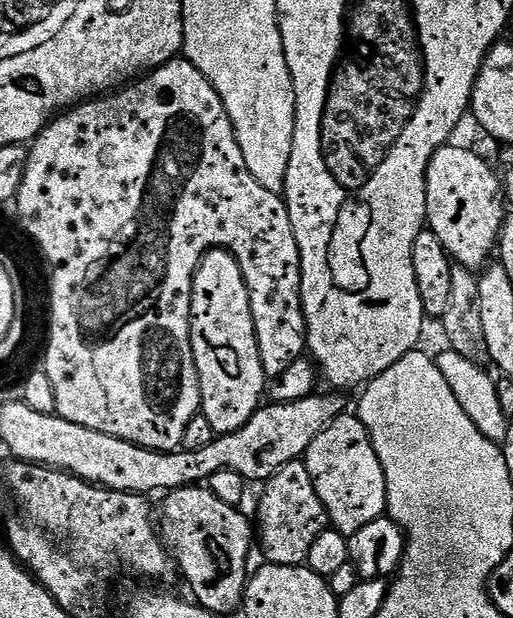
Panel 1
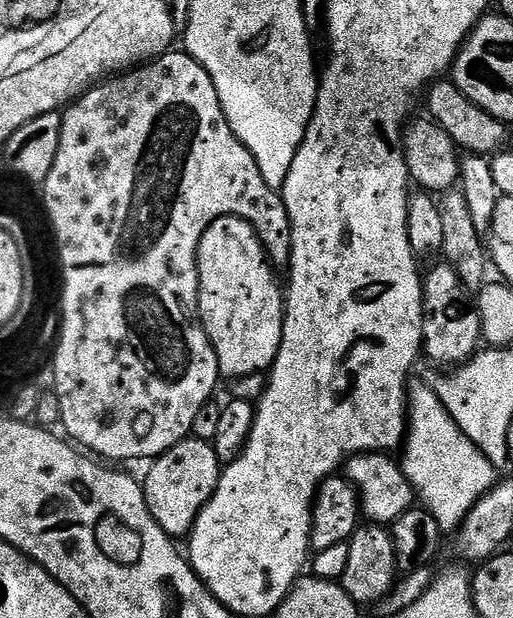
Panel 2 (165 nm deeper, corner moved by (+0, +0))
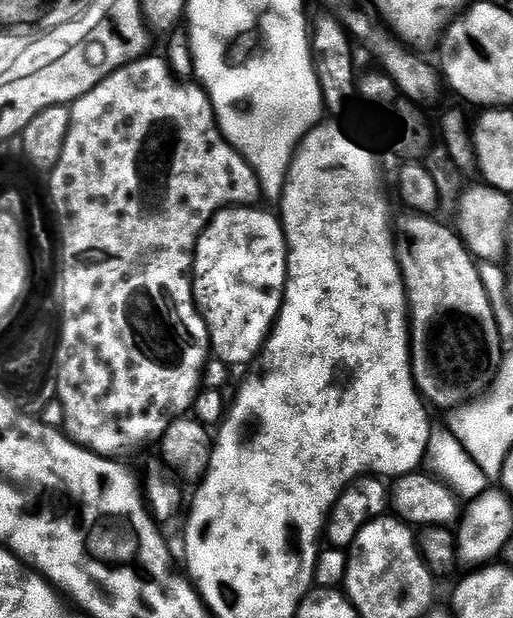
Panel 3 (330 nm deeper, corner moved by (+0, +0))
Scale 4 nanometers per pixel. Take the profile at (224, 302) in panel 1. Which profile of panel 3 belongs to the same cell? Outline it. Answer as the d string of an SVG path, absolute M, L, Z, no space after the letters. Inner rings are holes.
M229 206L220 209L214 219L204 228L200 240L196 243L196 258L192 261L192 297L196 299L196 306L200 309L202 318L208 327L208 342L215 359L222 363L235 366L235 364L251 365L264 351L264 343L268 340L268 333L280 314L280 308L284 304L284 287L288 281L288 239L284 237L283 223L275 211L263 212L260 206Z

